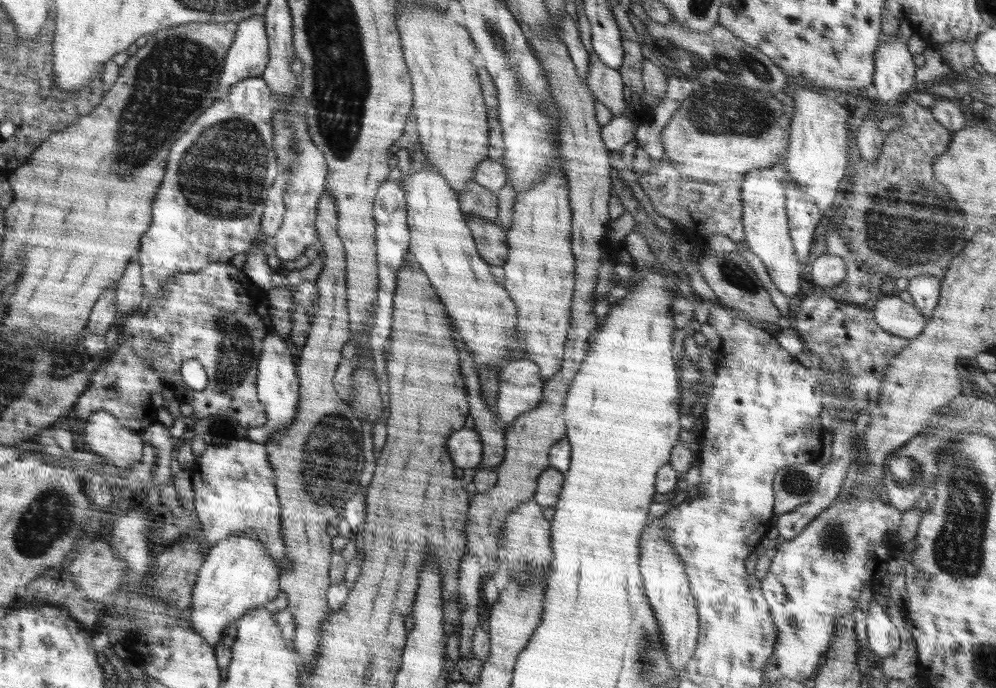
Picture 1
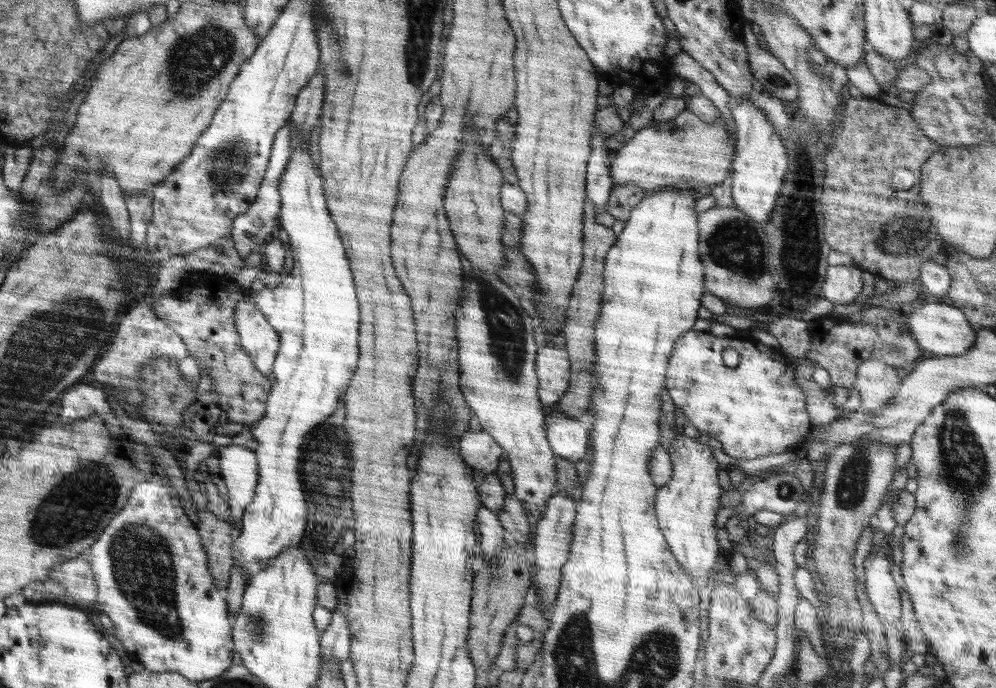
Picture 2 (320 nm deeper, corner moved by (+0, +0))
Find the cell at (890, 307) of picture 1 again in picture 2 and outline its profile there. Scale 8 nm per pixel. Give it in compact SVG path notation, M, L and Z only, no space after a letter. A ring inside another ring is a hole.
M946 300L922 301L921 308L904 314L902 324L903 330L915 338L925 355L940 357L964 354L975 345L977 339L977 334L964 318L964 312Z

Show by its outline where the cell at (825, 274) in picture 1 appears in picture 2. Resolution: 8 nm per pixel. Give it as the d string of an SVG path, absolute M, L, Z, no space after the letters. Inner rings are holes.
M830 265L822 286L823 298L835 304L852 304L862 293L862 275L856 267Z

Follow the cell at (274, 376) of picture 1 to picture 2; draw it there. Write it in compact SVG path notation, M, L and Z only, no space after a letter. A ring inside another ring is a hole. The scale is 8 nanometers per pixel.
M249 294L243 296L238 301L236 327L240 333L241 344L245 347L245 352L252 358L252 363L264 376L272 372L272 364L276 362L278 351L280 350L281 337L277 330L266 320L266 317L254 306L254 301Z

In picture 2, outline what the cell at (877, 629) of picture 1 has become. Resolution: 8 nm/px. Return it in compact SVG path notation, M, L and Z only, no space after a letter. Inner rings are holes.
M884 550L870 552L864 561L865 589L880 618L897 625L901 617L901 598L890 563Z

